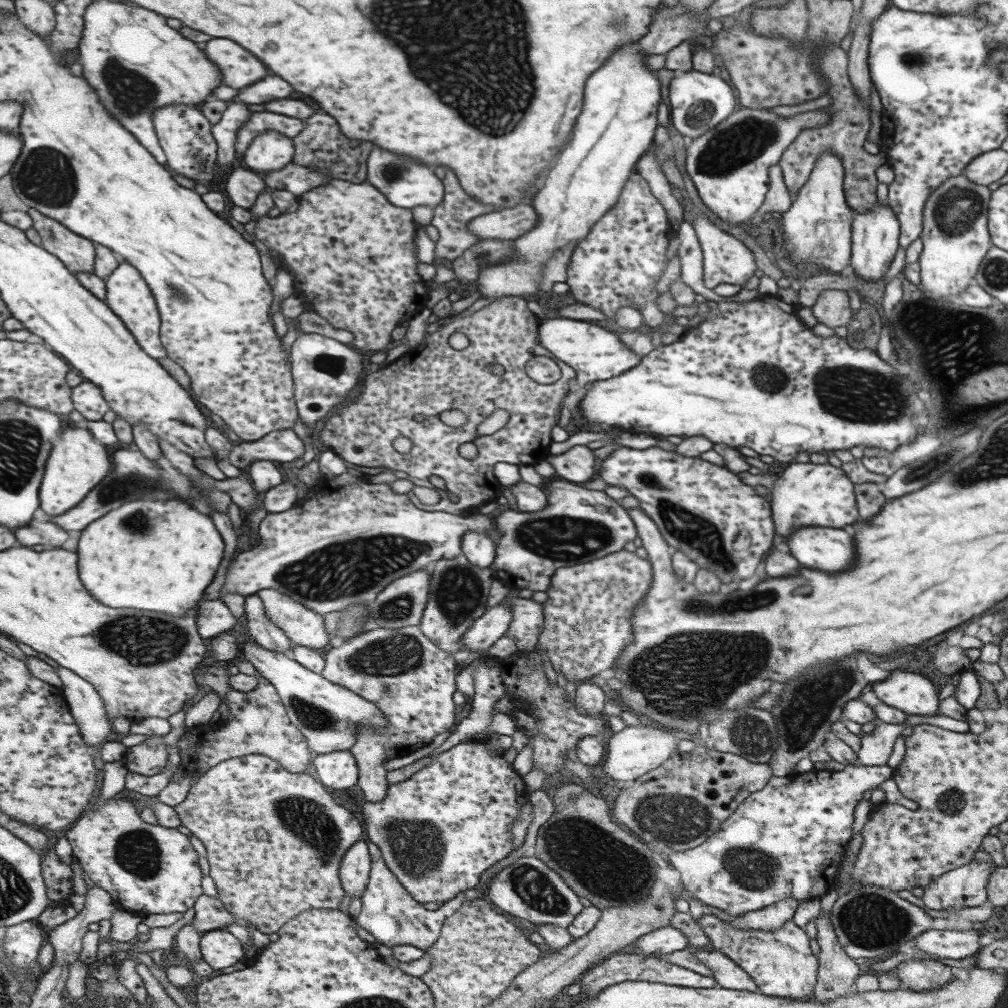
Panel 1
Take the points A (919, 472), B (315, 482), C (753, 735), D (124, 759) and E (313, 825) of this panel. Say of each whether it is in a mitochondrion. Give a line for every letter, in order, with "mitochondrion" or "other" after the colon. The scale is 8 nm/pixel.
A: mitochondrion
B: other
C: mitochondrion
D: other
E: mitochondrion

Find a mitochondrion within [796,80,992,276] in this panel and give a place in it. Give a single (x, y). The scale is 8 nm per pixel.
(955, 211)

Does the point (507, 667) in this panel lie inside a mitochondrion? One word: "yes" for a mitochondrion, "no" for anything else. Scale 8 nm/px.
no

